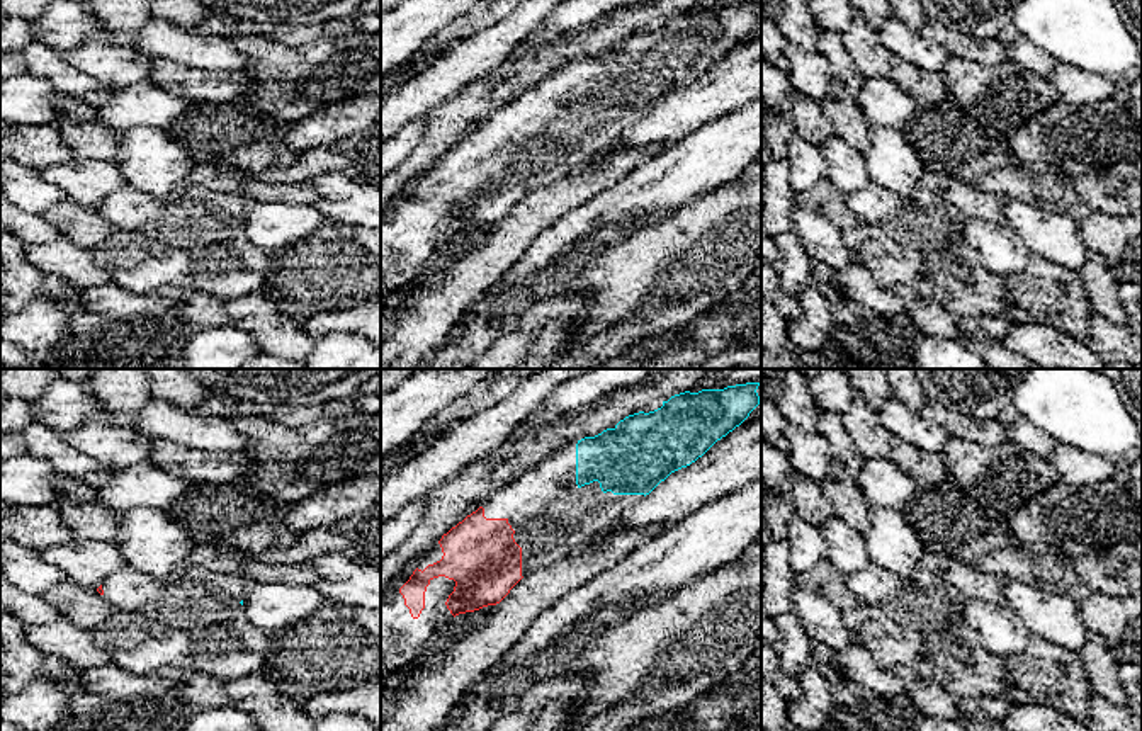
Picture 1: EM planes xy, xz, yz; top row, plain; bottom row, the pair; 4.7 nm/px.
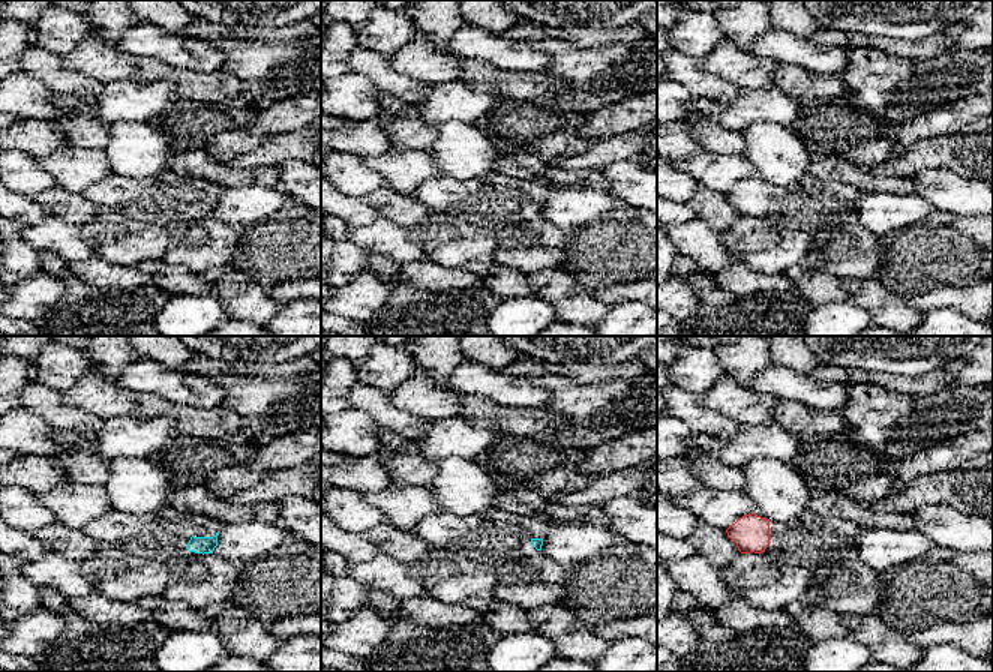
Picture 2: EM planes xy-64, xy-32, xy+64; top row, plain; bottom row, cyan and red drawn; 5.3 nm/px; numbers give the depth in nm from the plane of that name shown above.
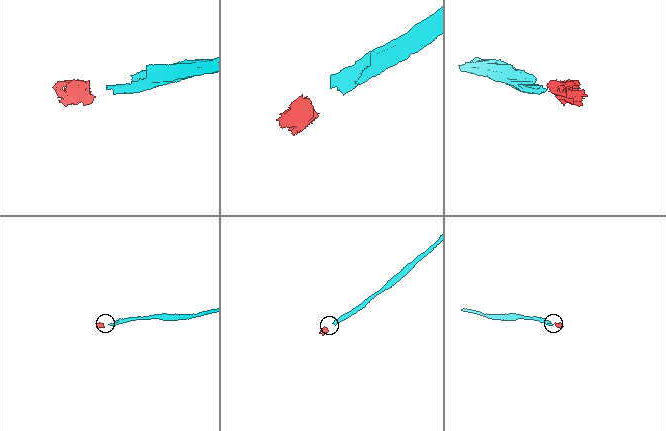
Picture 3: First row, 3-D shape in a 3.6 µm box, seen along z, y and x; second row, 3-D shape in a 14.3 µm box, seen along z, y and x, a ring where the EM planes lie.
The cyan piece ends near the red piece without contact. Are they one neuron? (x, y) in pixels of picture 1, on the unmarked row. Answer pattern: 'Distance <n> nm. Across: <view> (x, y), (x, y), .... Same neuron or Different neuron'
Distance 360 nm. Across: xz (578, 106), (514, 150). Same neuron

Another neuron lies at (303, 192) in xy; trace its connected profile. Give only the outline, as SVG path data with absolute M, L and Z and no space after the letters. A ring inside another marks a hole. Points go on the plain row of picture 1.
M194 163L187 182L209 190L235 194L250 202L313 204L316 199L311 182L267 184L238 168L216 163Z

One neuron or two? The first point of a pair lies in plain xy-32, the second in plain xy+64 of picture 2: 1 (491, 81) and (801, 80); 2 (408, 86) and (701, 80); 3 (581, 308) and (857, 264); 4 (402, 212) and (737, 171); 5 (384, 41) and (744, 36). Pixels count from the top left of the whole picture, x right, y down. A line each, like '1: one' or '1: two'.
1: one
2: one
3: two
4: two
5: two

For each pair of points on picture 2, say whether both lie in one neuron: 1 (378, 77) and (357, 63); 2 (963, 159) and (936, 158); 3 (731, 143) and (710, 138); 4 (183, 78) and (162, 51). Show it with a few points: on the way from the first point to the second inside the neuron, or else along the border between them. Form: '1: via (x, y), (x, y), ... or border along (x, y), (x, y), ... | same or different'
1: via (374, 72), (362, 63) | same
2: via (957, 158), (942, 158) | same
3: via (726, 141), (714, 138) | same
4: border along (140, 57), (153, 57), (177, 68), (209, 74) | different

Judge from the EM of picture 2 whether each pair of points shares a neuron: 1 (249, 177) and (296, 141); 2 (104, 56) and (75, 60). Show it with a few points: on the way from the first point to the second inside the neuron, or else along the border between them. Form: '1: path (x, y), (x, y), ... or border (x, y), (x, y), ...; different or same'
1: border (228, 164), (237, 168), (278, 165); different
2: path (96, 57), (83, 57); same

